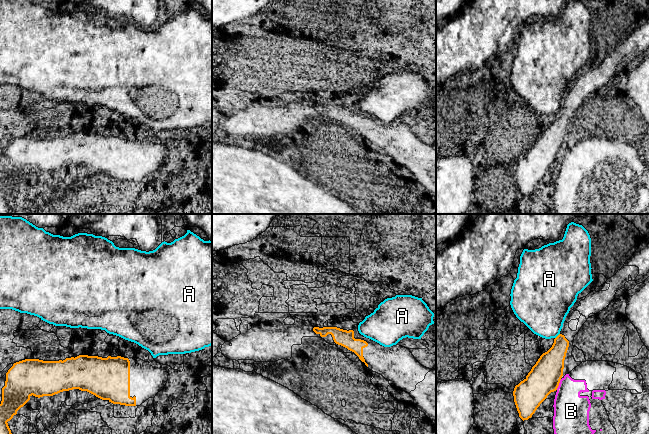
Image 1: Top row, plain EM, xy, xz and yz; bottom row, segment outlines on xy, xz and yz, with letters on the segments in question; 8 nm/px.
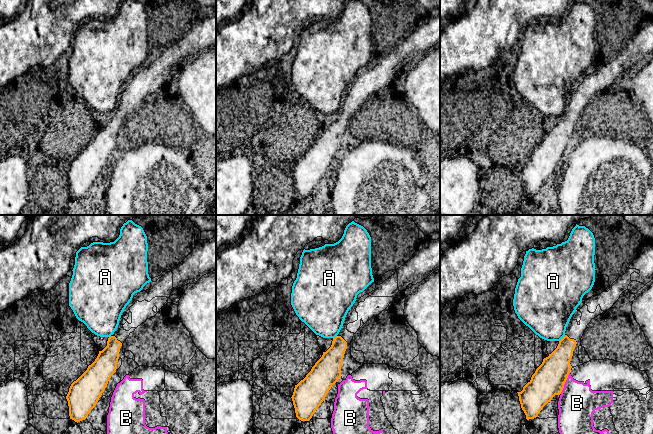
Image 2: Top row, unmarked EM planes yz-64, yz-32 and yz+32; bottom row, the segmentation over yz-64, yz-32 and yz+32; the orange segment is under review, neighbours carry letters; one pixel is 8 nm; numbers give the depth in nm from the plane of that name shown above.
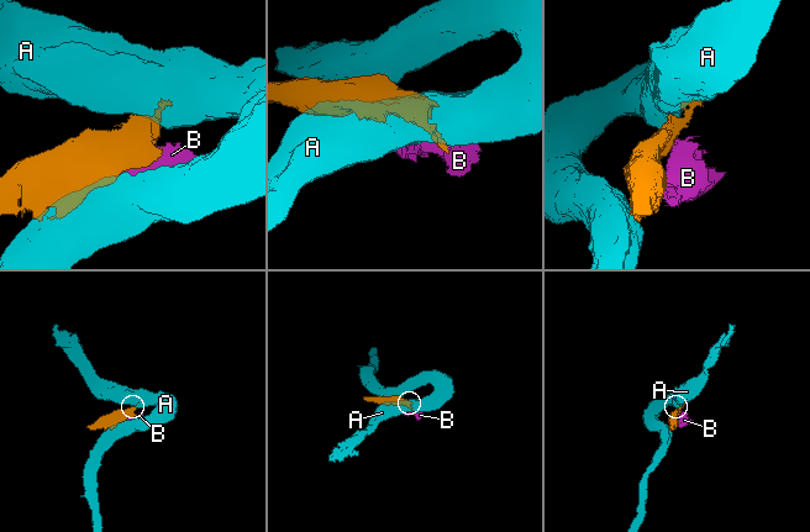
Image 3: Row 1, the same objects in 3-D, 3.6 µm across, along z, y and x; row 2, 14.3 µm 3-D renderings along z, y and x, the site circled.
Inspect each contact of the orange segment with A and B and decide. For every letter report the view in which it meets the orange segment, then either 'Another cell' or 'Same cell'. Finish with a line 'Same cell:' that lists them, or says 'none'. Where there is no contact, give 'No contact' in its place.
A: Touches orange in yz. Another cell
B: Touches orange in yz. Another cell
Same cell: none

